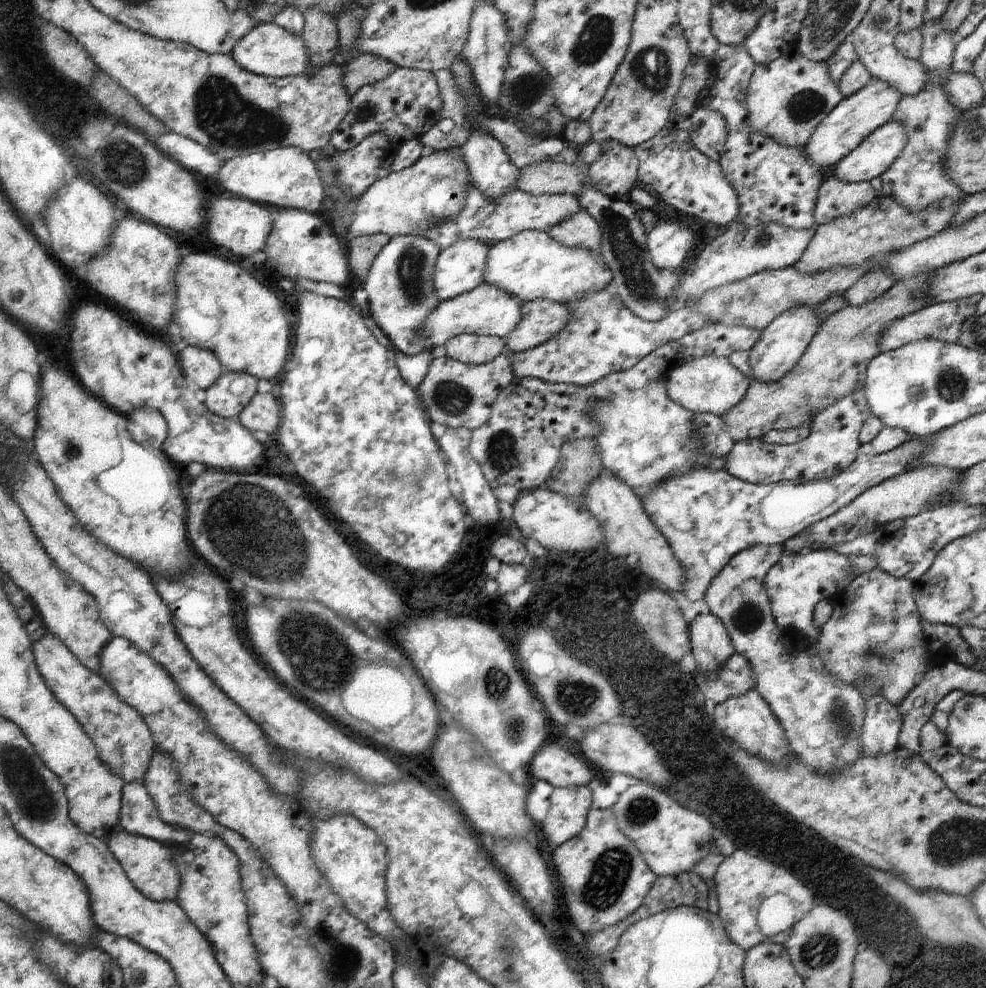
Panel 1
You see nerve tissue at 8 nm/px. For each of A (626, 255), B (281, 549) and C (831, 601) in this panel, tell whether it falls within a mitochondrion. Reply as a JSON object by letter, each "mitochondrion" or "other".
{"A":"mitochondrion","B":"mitochondrion","C":"other"}

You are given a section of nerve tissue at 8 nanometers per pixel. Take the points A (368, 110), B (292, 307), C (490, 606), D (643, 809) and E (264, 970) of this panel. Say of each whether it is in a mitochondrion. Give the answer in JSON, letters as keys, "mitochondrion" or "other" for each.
{"A":"mitochondrion","B":"other","C":"other","D":"mitochondrion","E":"other"}

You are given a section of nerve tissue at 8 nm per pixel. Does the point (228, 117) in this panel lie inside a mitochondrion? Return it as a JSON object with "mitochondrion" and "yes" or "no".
{"mitochondrion":"yes"}

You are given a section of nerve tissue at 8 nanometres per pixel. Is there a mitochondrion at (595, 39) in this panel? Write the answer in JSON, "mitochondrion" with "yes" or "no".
{"mitochondrion":"yes"}

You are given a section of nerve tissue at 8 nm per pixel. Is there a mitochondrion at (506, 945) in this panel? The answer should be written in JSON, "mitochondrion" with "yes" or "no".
{"mitochondrion":"yes"}

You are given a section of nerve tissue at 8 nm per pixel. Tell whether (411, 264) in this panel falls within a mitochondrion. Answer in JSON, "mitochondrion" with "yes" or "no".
{"mitochondrion":"yes"}

